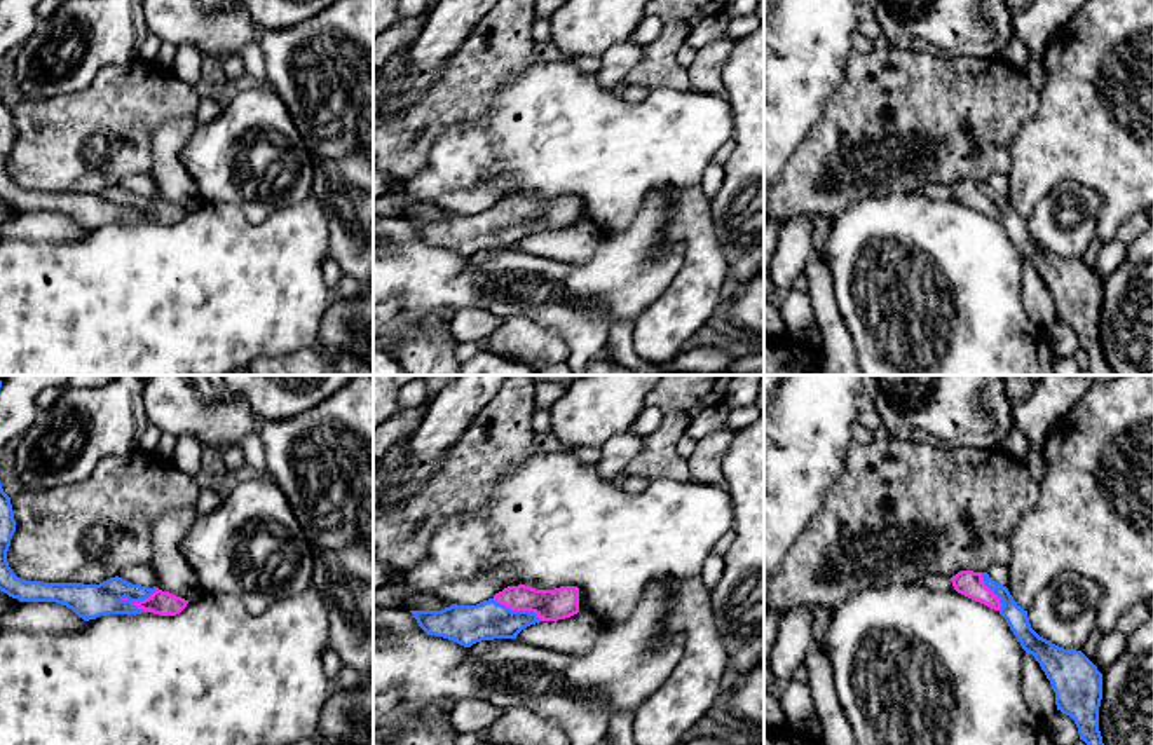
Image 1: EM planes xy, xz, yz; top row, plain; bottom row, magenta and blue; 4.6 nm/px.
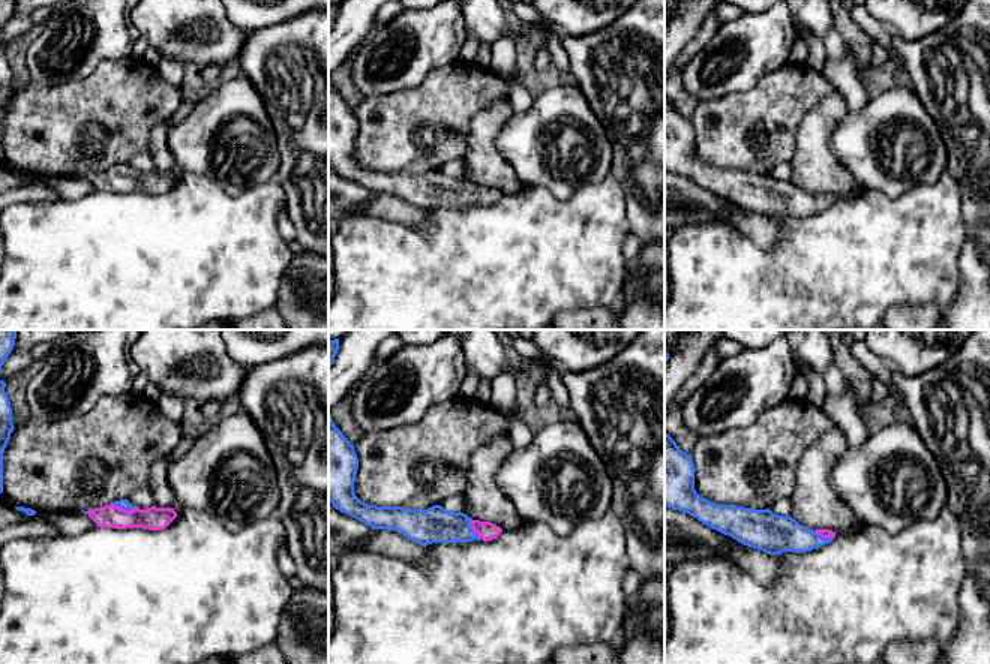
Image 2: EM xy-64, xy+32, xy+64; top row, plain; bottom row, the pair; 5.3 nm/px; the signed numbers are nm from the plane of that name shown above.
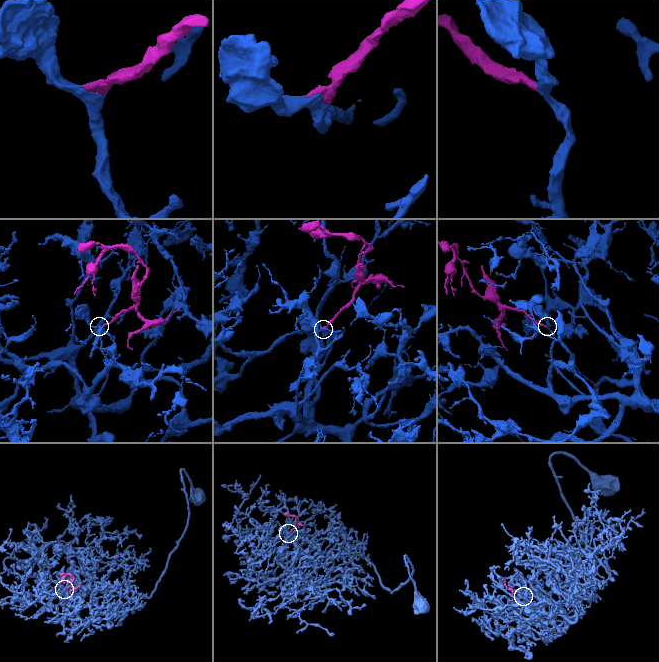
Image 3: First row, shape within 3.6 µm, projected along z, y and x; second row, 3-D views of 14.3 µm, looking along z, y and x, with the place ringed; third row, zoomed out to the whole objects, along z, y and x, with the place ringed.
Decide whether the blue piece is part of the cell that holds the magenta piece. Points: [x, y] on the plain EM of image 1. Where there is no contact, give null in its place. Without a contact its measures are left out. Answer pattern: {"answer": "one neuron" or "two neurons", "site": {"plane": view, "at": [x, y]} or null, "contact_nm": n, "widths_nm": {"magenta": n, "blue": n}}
{"answer": "one neuron", "site": {"plane": "xz", "at": [517, 218]}, "contact_nm": 260, "widths_nm": {"magenta": 150, "blue": 190}}

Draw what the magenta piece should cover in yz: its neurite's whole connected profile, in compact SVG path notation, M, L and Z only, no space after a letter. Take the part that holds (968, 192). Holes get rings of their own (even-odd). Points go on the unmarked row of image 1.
M961 180L951 187L958 202L998 220L1020 251L1034 265L1052 293L1057 319L1069 325L1080 349L1088 356L1090 375L1115 375L1099 340L1099 316L1102 309L1102 283L1076 258L1064 258L1040 246L1024 220L987 181Z

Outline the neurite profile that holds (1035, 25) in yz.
M1031 0L1031 3L1015 14L1008 24L1012 37L1019 38L1031 51L1031 59L1024 73L1031 85L1040 91L1045 87L1045 49L1052 35L1061 30L1087 0Z

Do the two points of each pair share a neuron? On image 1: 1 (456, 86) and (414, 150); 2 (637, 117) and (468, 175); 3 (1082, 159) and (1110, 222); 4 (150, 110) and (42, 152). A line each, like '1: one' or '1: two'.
1: one
2: one
3: one
4: one

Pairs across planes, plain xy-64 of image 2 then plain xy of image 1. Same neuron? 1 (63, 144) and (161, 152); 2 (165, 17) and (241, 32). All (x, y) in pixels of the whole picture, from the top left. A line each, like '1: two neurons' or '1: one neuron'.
1: two neurons
2: one neuron

